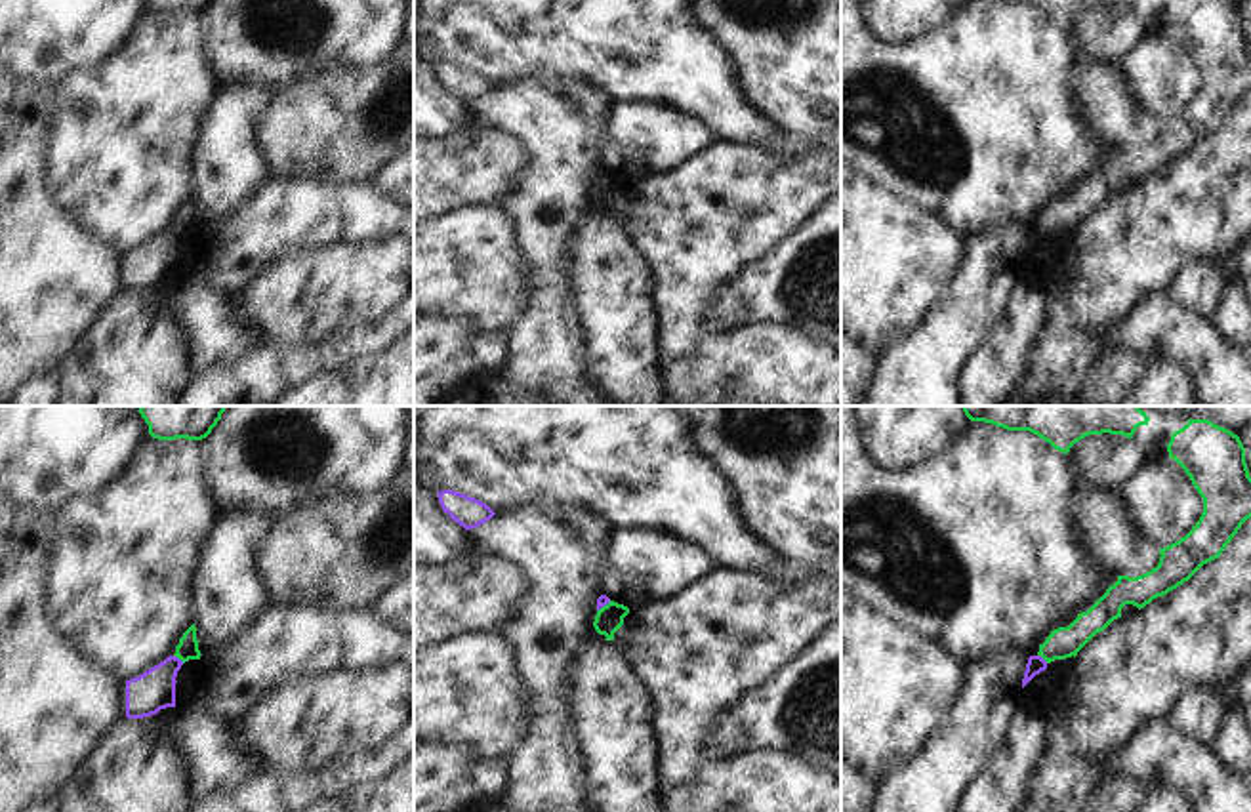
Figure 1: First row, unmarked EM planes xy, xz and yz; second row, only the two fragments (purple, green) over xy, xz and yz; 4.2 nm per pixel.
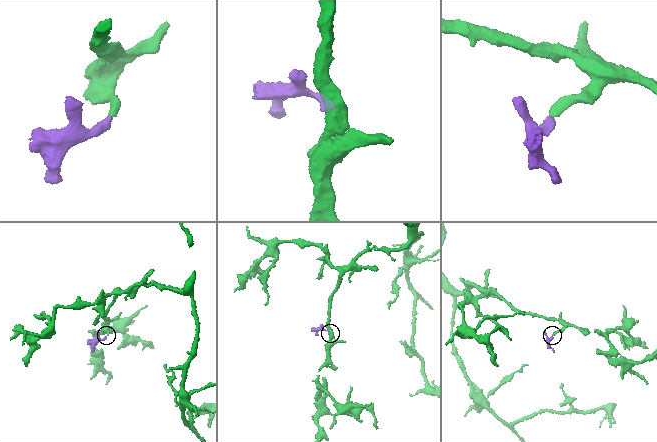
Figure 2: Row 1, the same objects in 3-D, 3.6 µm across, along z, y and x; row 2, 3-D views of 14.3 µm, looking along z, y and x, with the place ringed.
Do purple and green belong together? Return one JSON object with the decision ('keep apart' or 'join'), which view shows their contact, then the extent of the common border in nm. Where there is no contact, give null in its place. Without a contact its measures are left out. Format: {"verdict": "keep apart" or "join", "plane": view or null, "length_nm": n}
{"verdict": "keep apart", "plane": "xy", "length_nm": 60}

